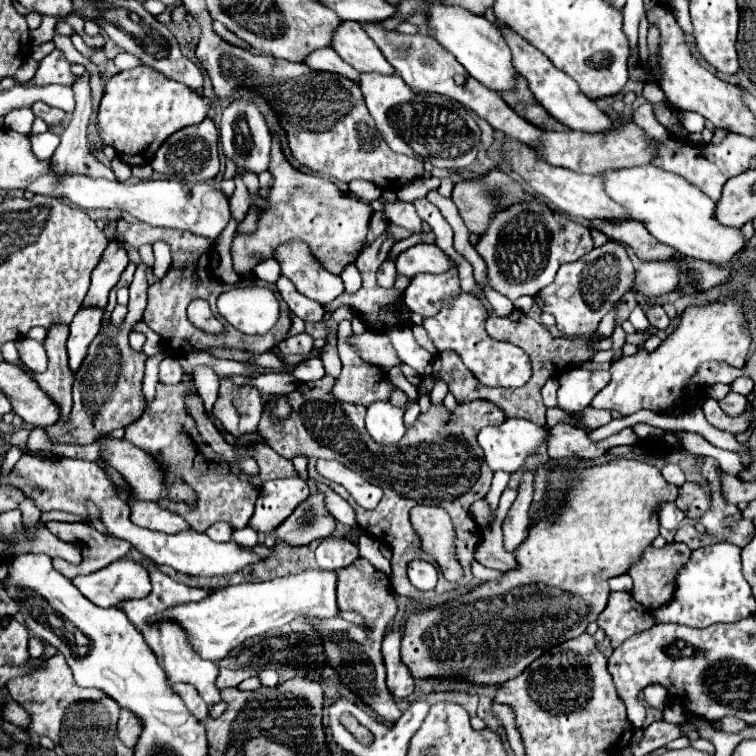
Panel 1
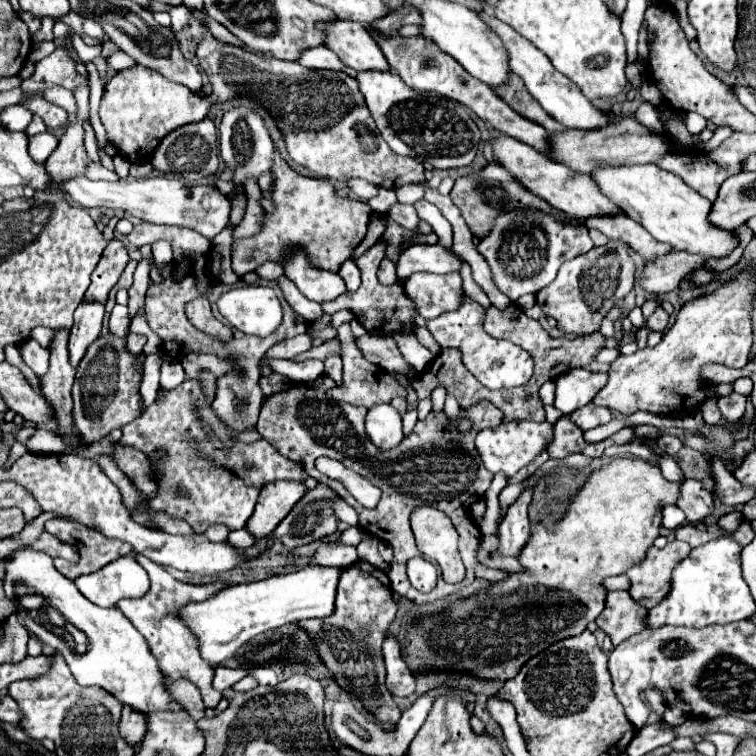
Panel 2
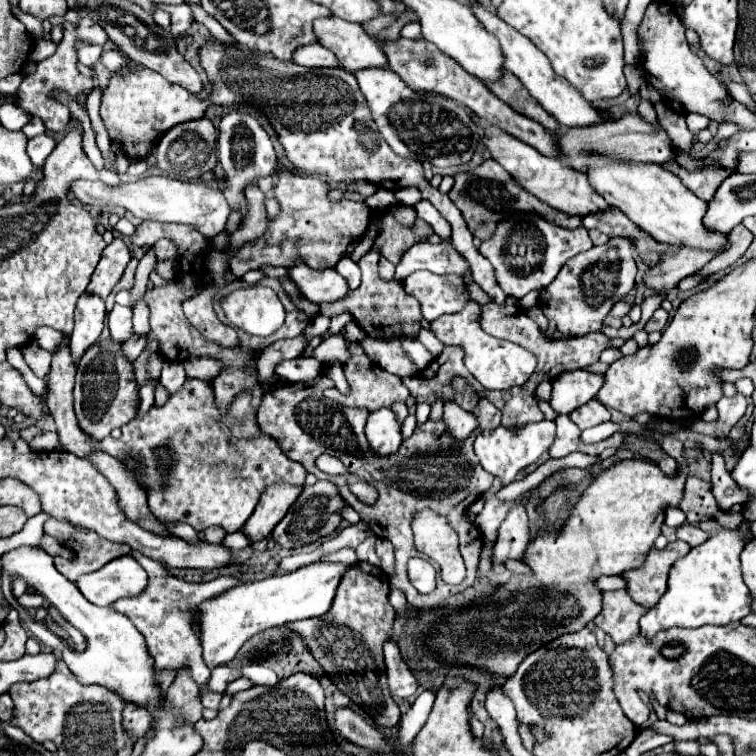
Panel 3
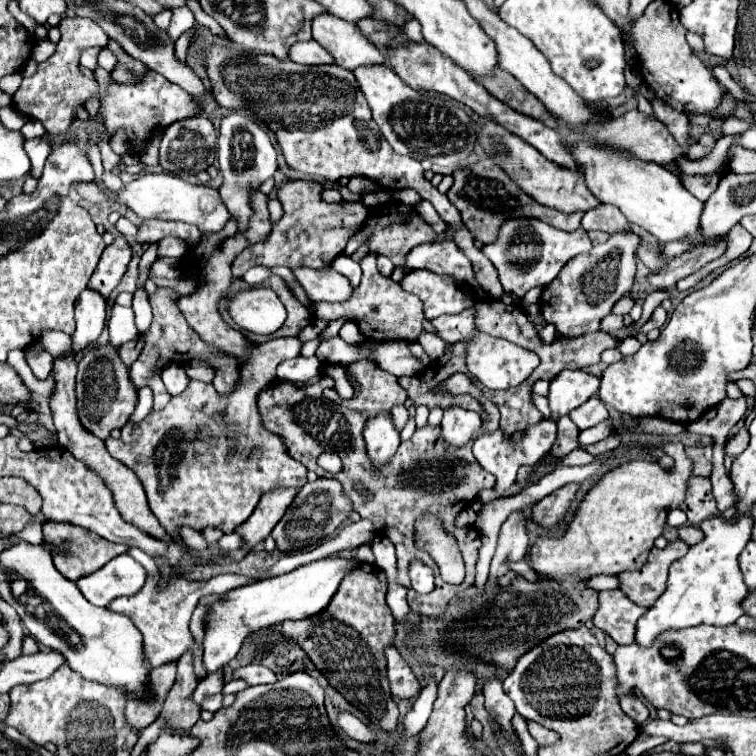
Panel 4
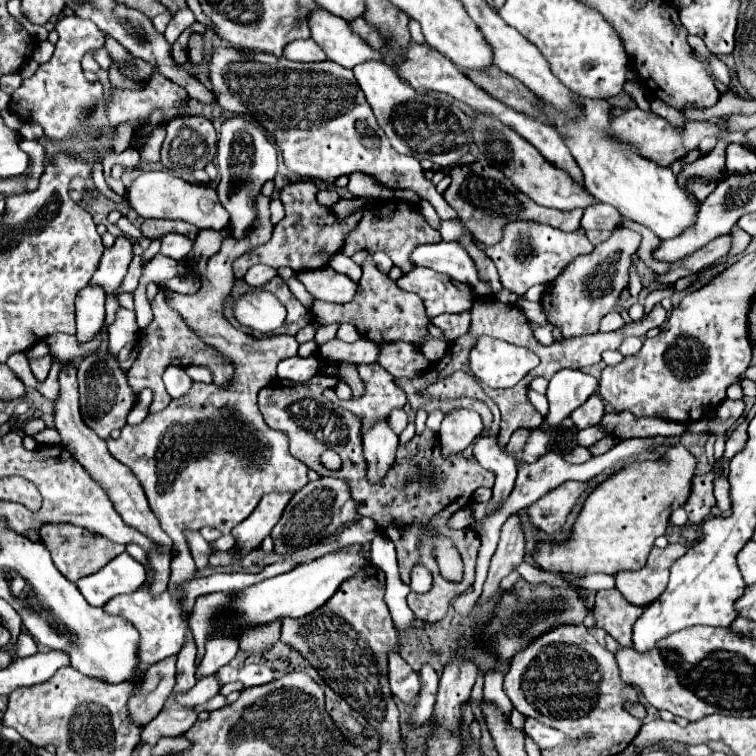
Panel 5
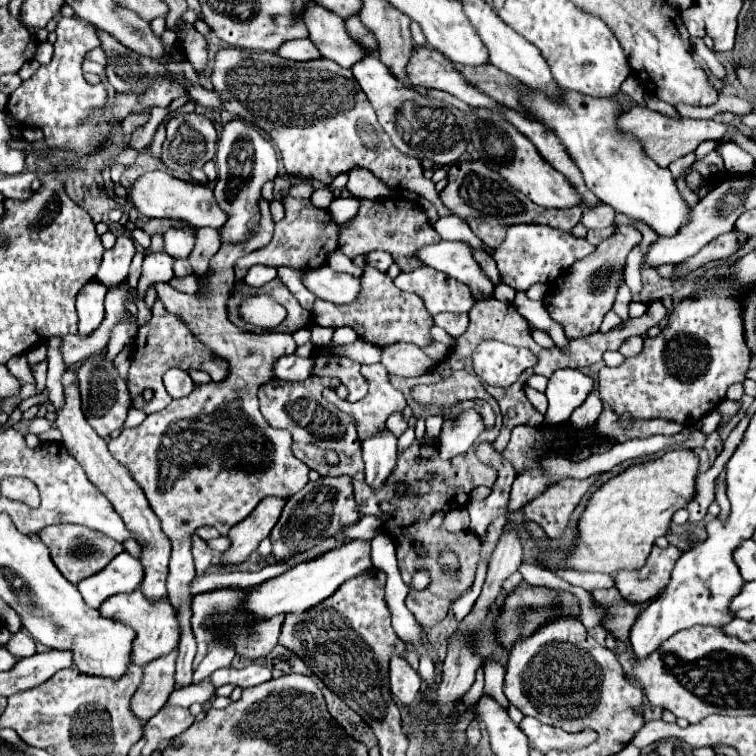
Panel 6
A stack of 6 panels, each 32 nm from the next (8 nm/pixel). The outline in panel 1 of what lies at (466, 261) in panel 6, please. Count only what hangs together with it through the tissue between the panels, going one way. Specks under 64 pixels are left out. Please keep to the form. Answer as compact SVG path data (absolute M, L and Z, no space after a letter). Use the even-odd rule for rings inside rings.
M416 244L398 256L398 272L406 276L416 276L420 272L430 274L442 274L456 266L454 260L450 260L436 244Z

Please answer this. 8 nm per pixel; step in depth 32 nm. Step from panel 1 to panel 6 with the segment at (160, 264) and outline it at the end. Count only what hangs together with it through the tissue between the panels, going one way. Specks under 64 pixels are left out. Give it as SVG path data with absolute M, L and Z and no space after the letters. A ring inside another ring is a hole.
M170 228L164 234L162 252L166 252L172 258L188 258L194 248L194 238L196 232L192 232L192 228Z

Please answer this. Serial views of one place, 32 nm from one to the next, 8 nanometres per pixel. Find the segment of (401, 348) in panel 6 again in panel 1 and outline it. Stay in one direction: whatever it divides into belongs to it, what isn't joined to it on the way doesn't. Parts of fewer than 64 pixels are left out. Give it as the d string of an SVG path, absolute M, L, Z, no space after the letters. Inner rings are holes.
M364 332L364 334L352 334L348 338L348 342L356 348L356 352L372 362L372 364L380 364L382 368L390 370L390 368L398 368L402 362L398 360L390 340L386 334L374 334L374 332Z

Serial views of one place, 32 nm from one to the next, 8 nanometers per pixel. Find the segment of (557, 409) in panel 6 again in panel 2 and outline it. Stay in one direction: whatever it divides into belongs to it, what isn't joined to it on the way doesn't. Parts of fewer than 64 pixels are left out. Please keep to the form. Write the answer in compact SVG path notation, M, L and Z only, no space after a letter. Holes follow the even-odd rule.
M574 368L556 378L556 400L554 406L564 414L572 414L574 410L592 402L592 398L604 388L608 382L606 372L590 372L586 368Z

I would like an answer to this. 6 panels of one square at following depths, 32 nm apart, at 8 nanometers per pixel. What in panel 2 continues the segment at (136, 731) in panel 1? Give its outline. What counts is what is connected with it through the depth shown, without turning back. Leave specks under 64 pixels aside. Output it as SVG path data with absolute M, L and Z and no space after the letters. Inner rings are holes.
M122 708L122 718L118 726L124 742L130 746L136 746L146 732L146 718L140 712L134 712L132 708Z

